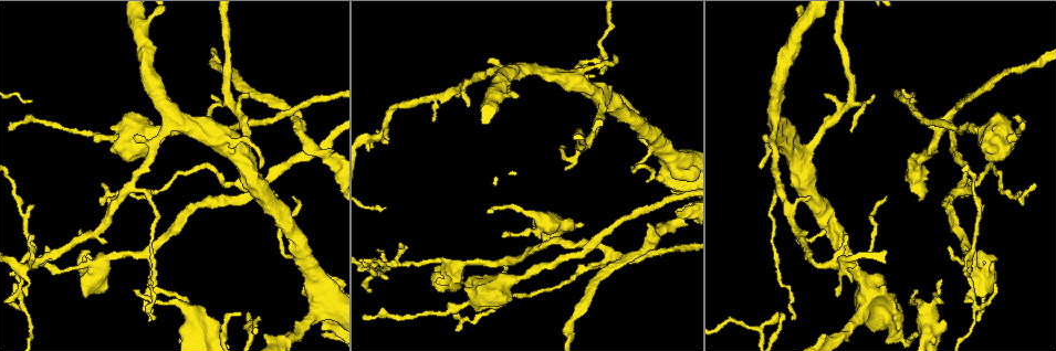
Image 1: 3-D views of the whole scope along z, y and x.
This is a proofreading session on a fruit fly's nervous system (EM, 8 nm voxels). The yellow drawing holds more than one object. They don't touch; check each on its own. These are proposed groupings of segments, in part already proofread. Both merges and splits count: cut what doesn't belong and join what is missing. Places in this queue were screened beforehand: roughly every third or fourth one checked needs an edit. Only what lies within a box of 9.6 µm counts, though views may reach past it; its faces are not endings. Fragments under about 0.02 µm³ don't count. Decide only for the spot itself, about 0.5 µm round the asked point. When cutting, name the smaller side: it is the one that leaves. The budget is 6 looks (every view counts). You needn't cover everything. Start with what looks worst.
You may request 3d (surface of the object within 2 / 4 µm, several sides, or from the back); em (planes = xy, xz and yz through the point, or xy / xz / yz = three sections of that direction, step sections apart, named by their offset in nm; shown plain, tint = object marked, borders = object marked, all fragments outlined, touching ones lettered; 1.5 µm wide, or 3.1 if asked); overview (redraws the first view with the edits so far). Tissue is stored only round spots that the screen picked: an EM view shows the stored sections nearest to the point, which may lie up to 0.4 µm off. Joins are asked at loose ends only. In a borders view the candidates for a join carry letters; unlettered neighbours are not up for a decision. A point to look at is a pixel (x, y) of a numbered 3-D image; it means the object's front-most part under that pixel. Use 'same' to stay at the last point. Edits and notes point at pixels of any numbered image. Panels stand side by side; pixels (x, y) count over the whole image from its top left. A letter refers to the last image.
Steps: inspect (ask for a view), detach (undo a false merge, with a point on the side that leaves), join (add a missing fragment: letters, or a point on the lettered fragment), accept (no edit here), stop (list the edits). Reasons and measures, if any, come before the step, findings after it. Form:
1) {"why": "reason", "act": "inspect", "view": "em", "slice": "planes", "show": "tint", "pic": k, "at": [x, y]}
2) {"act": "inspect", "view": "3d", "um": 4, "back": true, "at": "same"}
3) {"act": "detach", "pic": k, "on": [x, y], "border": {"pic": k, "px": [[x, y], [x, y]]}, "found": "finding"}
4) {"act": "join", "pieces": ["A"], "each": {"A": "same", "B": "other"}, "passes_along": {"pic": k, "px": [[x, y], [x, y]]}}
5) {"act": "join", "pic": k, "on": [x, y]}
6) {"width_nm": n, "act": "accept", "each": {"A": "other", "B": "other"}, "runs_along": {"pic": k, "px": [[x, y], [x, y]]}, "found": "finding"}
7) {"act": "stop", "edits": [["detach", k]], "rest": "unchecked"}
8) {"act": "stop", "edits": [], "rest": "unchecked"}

{"why": "an open end", "act": "inspect", "view": "3d", "um": 4, "pic": 1, "at": [630, 264]}

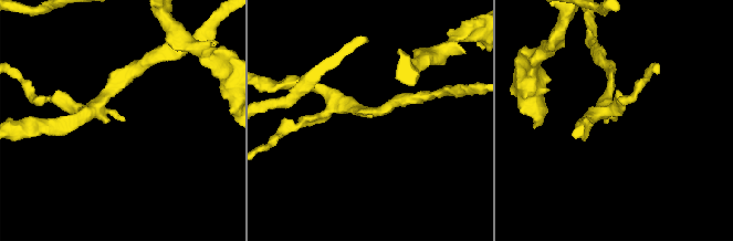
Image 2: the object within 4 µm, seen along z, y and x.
{"why": "shape alone is not enough", "act": "inspect", "view": "em", "slice": "planes", "show": "borders", "pic": 2, "at": [369, 117]}

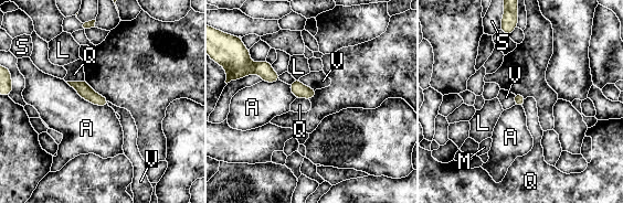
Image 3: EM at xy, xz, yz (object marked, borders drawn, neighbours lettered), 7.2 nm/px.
{"act": "accept", "each": {"A": "other", "L": "other", "M": "other", "Q": "other", "S": "other", "V": "other"}, "border": {"pic": 3, "px": [[84, 78], [66, 82]]}, "found": "none of them fits"}

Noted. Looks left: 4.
{"why": "free end", "act": "inspect", "view": "3d", "um": 4, "back": true, "pic": 1, "at": [766, 139]}

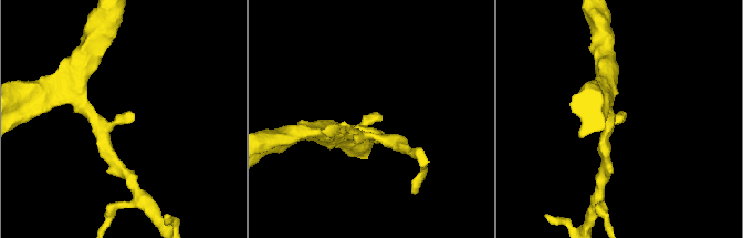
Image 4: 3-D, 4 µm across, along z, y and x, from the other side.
{"act": "inspect", "view": "em", "slice": "xy", "step": 4, "show": "tint", "pic": 4, "at": [620, 116]}

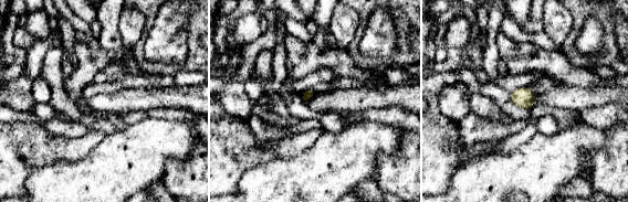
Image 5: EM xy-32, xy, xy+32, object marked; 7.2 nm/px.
{"act": "inspect", "view": "em", "slice": "planes", "show": "borders", "at": "same"}

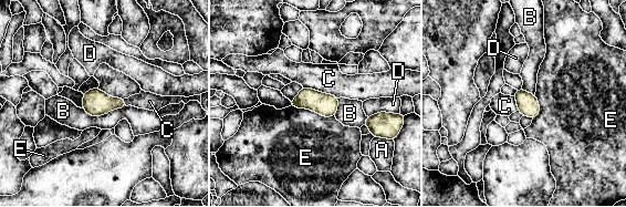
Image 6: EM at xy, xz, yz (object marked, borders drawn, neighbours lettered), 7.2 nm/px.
{"longest_contact_nm": ["E", 340], "act": "accept", "each": {"A": "other", "B": "other", "C": "other", "D": "other", "E": "other"}, "border": {"pic": 6, "px": [[125, 105], [102, 115], [82, 109]]}, "found": "no lettered fragment goes on from it"}

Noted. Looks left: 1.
{"act": "stop", "edits": [], "rest": "unchecked"}

